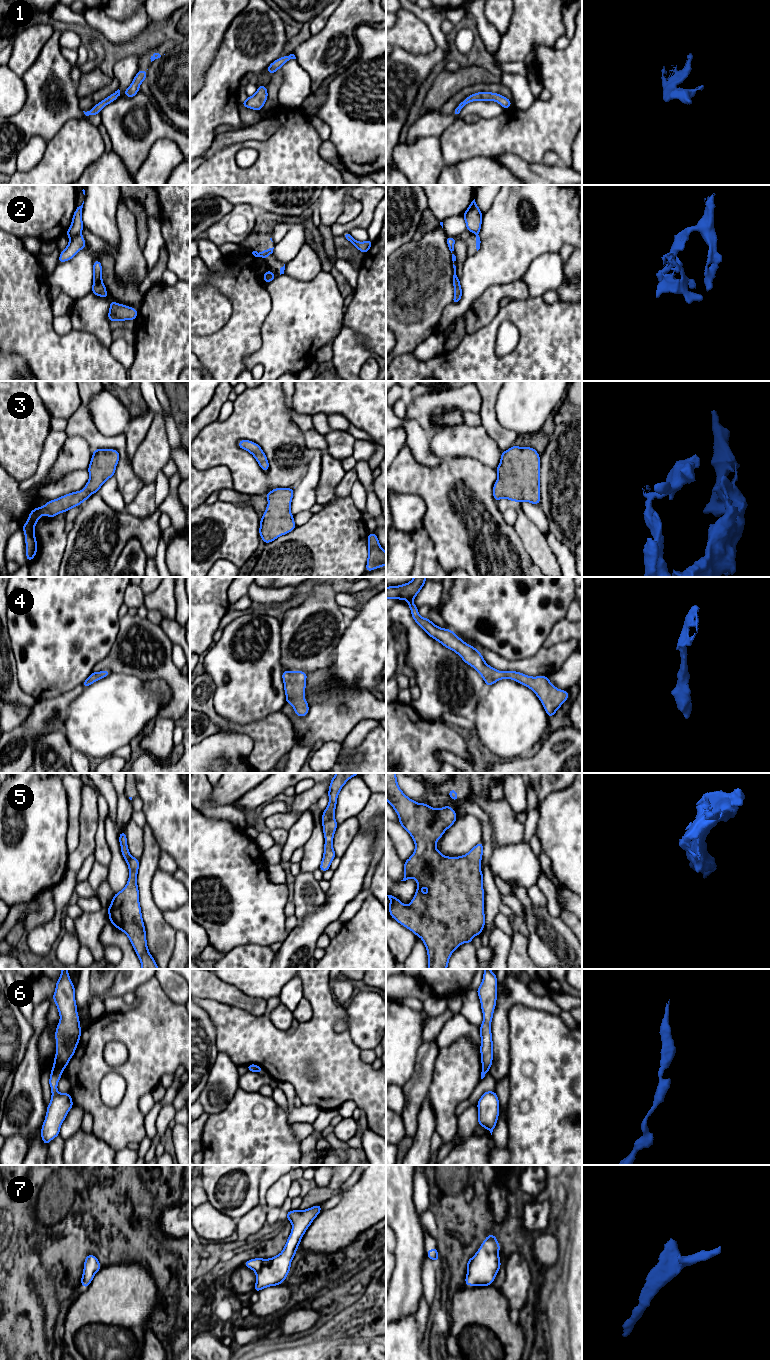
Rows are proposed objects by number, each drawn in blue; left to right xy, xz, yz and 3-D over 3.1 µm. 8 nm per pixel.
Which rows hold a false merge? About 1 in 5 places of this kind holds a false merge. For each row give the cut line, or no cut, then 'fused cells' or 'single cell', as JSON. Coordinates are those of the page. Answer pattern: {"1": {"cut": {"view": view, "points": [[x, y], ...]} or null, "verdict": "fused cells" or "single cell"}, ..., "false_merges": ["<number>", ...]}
{"1": {"cut": null, "verdict": "single cell"}, "2": {"cut": {"view": "xy", "points": [[80, 233], [70, 238]]}, "verdict": "fused cells"}, "3": {"cut": null, "verdict": "single cell"}, "4": {"cut": null, "verdict": "single cell"}, "5": {"cut": null, "verdict": "single cell"}, "6": {"cut": null, "verdict": "single cell"}, "7": {"cut": null, "verdict": "single cell"}, "false_merges": ["2"]}

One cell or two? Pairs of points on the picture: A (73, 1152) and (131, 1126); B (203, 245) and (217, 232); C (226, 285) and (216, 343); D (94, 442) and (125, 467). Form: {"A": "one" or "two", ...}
{"A": "two", "B": "two", "C": "one", "D": "one"}

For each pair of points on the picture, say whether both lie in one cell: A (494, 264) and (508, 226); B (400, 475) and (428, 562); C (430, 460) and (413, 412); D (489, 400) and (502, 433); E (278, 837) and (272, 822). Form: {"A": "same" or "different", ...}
{"A": "same", "B": "different", "C": "different", "D": "same", "E": "different"}

